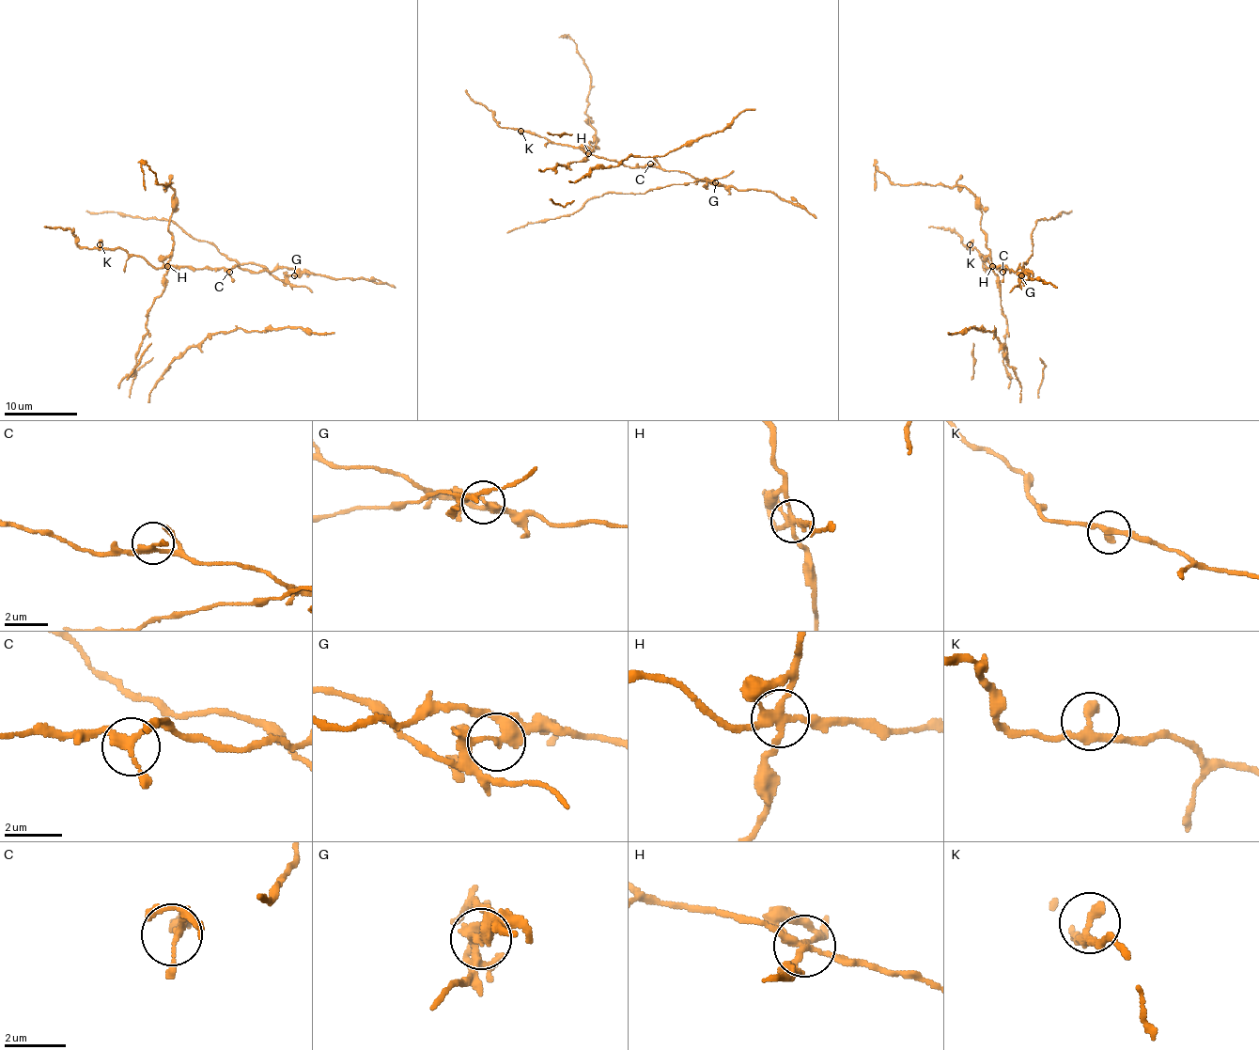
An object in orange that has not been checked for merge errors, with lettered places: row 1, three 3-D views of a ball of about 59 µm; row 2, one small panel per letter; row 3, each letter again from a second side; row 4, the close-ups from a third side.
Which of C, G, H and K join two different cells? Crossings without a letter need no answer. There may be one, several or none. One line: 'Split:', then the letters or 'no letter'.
Split: G, H

